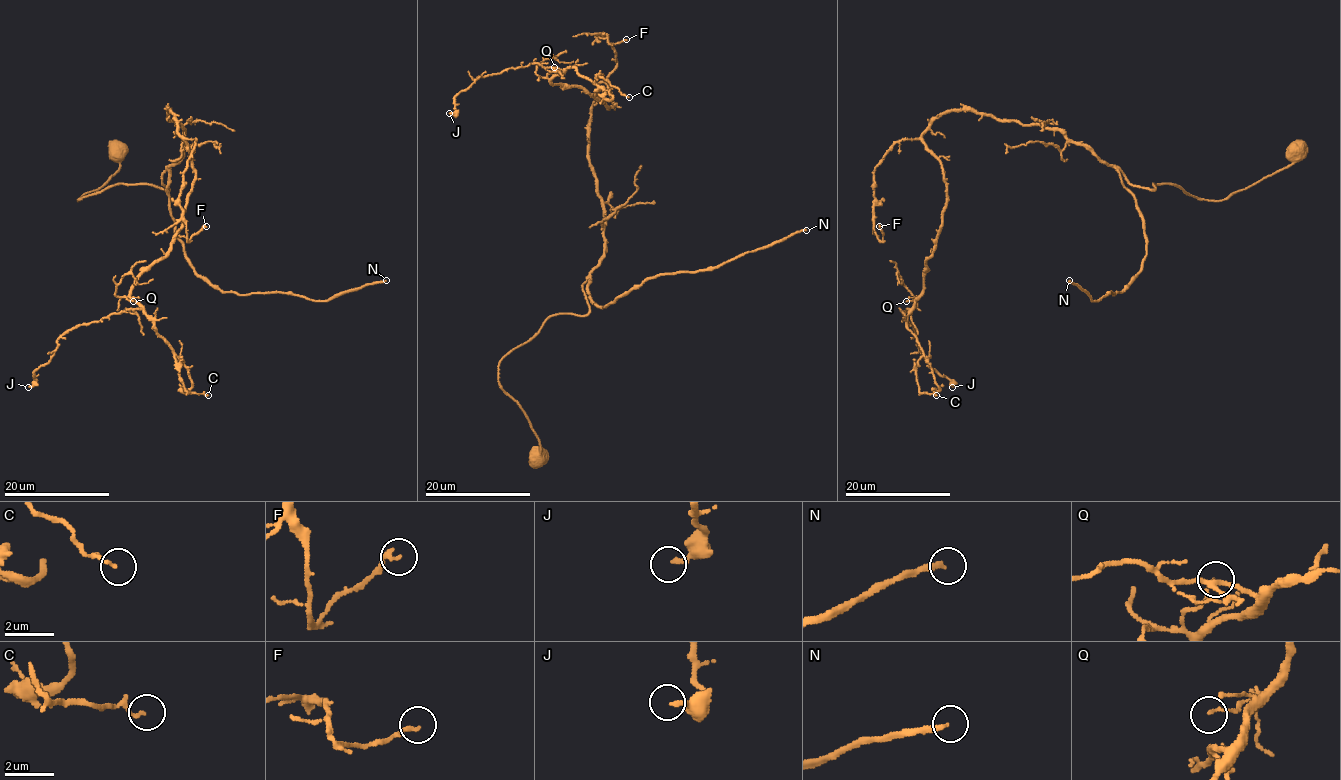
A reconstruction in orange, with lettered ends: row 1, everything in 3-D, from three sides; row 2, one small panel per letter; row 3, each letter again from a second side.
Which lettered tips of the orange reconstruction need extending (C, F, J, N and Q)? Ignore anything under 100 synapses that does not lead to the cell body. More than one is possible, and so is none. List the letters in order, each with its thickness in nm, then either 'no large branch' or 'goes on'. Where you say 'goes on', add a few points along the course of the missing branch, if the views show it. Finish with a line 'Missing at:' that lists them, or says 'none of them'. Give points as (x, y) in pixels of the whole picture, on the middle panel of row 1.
C: 130 nm thick; no large branch
F: 180 nm thick; no large branch
J: 200 nm thick; no large branch
N: 240 nm thick; goes on
Q: 90 nm thick; no large branch
Missing at: N

